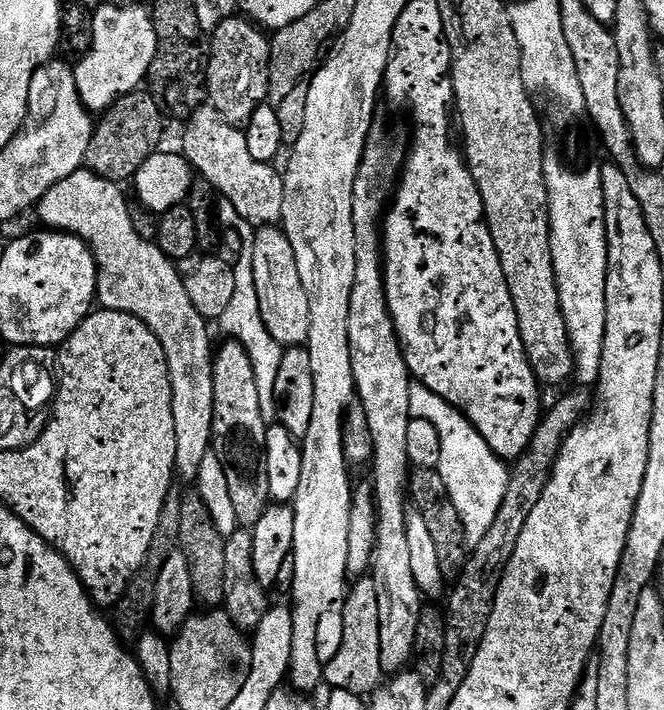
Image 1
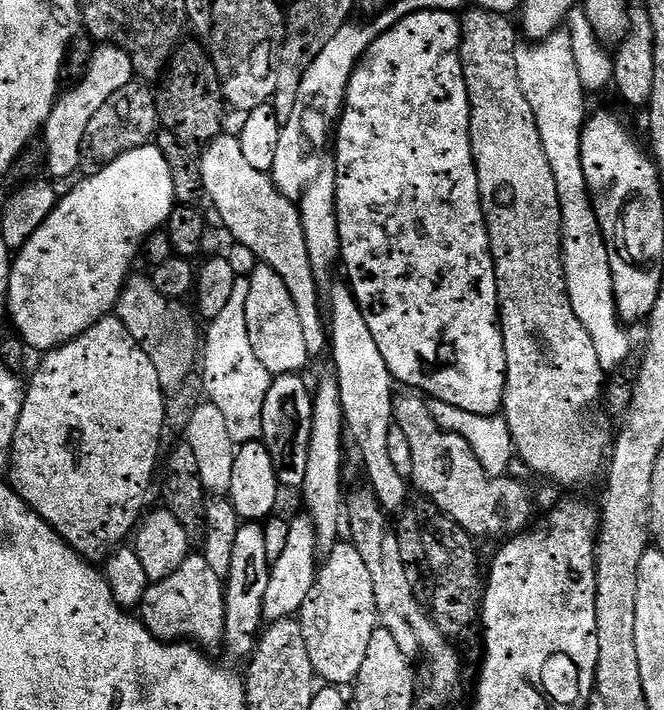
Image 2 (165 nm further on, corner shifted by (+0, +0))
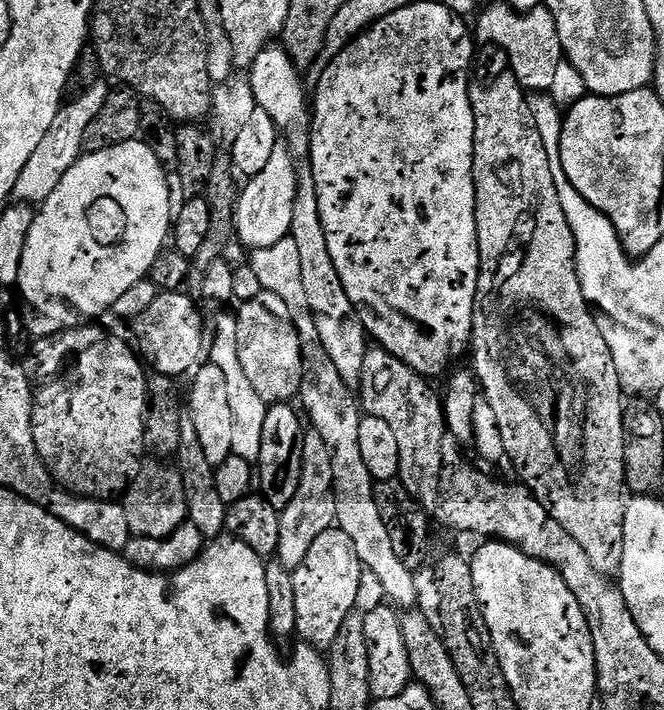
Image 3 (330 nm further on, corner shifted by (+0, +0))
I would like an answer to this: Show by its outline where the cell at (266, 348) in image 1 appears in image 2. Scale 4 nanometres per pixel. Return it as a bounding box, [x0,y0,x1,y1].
[202,276,274,444]

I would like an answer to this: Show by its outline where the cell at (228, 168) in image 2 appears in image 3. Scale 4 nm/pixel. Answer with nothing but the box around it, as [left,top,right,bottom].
[250,238,416,609]

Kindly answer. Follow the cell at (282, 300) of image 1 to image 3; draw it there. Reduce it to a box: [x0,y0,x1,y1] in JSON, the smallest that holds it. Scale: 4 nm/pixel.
[238,291,304,406]

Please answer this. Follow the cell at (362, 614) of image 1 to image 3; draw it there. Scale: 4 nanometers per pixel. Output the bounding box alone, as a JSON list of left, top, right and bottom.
[292,526,362,650]

